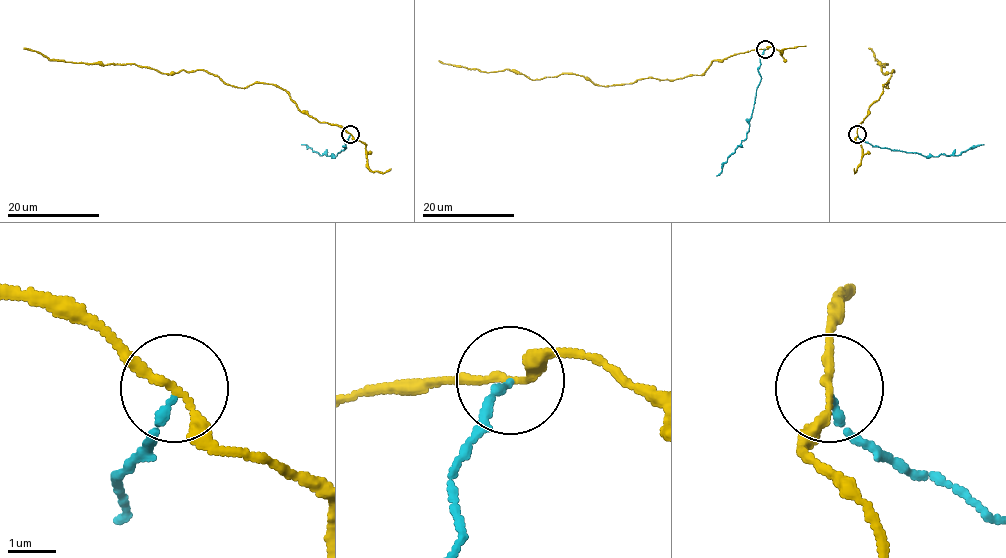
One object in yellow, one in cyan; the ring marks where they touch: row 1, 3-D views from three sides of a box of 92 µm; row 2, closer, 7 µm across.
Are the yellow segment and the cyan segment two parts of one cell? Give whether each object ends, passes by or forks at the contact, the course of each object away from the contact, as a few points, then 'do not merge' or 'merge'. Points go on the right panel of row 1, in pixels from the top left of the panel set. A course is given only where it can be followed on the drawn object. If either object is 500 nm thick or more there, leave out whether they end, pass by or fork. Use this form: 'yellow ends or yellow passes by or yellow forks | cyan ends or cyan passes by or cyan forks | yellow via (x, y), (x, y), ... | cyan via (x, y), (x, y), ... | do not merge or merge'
yellow passes by | cyan ends | yellow via (857, 133), (857, 126), (894, 71), (882, 72), (887, 64), (877, 64), (880, 62), (868, 48) | cyan via (857, 134), (872, 146), (925, 156), (958, 155), (983, 144) | do not merge

